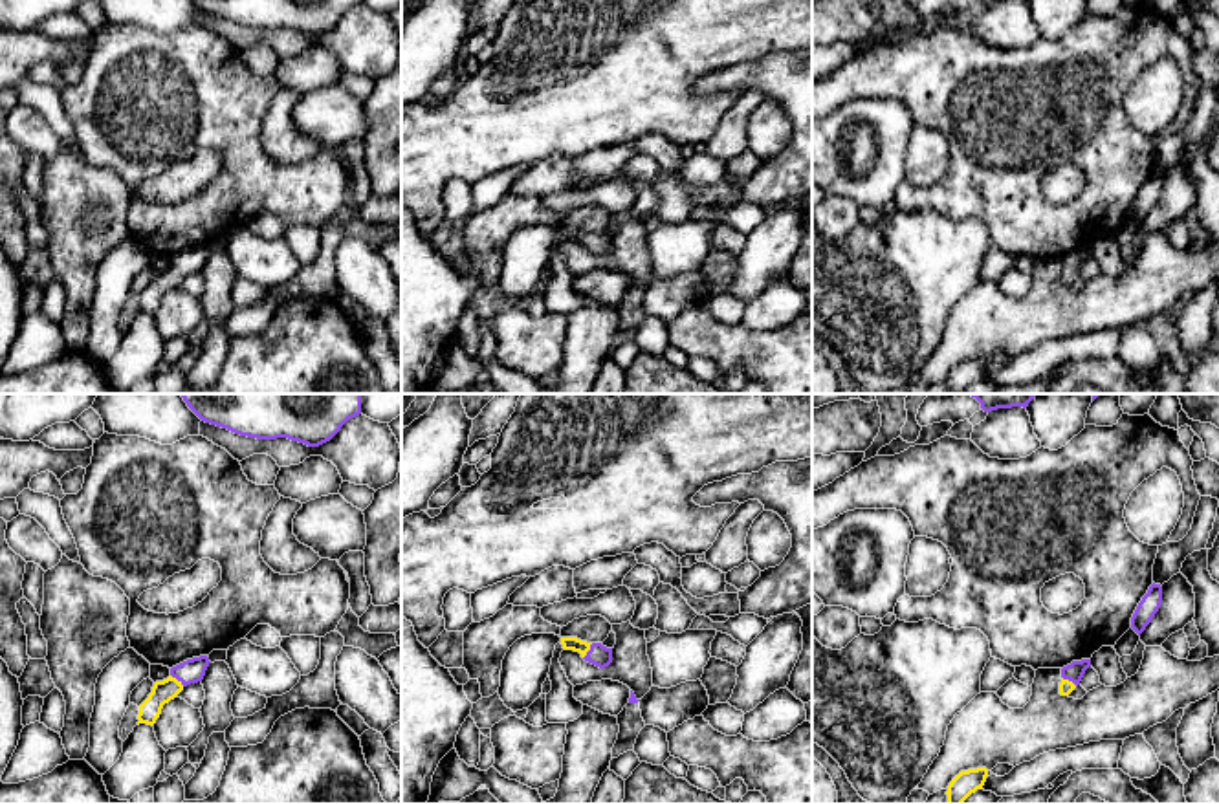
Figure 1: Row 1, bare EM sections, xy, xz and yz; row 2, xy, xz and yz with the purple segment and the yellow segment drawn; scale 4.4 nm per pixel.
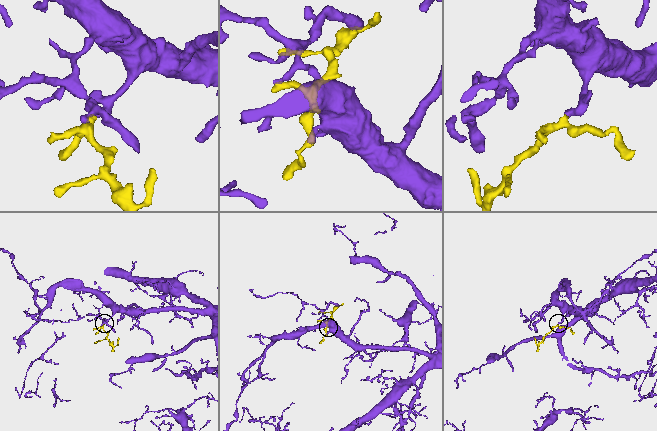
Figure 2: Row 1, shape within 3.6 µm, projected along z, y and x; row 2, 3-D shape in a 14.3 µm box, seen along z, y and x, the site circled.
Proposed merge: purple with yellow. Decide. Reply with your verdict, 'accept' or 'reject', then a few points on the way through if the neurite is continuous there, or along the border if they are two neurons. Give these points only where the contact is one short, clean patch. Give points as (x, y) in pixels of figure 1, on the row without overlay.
accept; runs through xy (191, 260), (178, 270), (164, 281)

